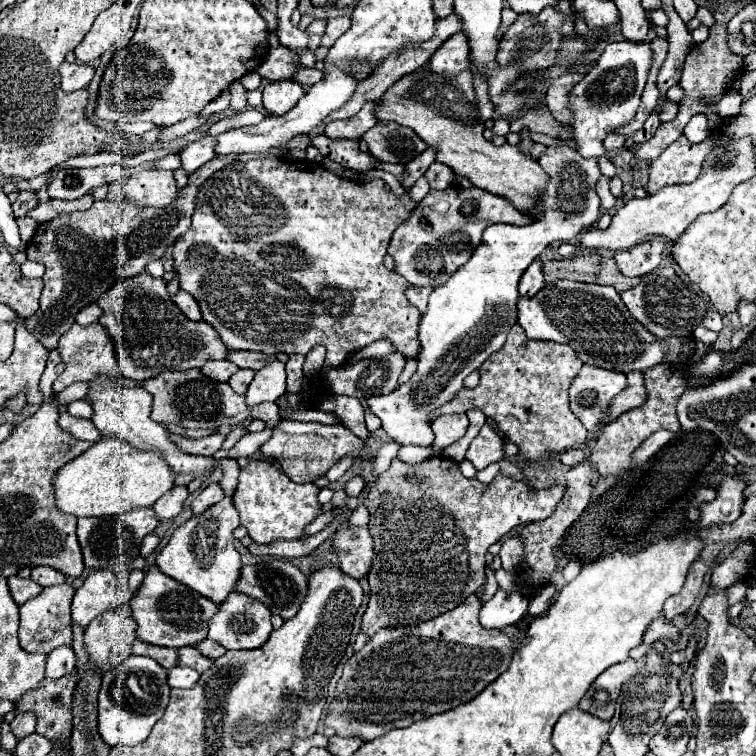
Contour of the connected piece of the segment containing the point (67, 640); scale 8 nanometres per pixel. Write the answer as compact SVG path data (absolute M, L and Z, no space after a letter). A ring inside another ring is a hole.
M66 582L60 586L44 588L36 598L28 600L20 606L20 646L26 652L50 654L54 648L62 644L72 644L72 626L70 626L70 604L72 604L74 588Z

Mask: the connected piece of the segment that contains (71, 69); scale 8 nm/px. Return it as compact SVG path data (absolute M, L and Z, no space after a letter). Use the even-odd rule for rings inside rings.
M62 62L60 76L62 76L62 88L66 92L74 92L74 90L88 86L88 82L94 76L94 68L88 64L82 64L82 62L74 62L74 64Z

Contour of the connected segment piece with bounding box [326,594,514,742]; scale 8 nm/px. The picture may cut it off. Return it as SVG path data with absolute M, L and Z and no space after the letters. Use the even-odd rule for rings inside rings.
M472 594L452 612L444 612L428 622L378 630L370 642L344 664L342 678L336 686L336 698L332 700L326 716L326 726L332 726L338 736L360 736L368 742L388 730L406 728L416 720L448 712L478 696L510 666L514 656L514 642L510 642L502 630L484 630L478 622L478 612L480 600Z

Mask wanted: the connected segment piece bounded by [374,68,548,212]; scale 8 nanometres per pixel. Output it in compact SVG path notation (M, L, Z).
M416 70L396 80L384 96L376 102L374 116L380 124L402 124L412 128L430 148L436 150L436 160L450 166L454 174L468 178L474 186L504 196L518 210L534 212L538 206L536 196L544 188L544 170L532 156L526 156L518 146L494 146L482 134L482 118L474 92L474 78L470 70L458 74L436 74L432 70Z

